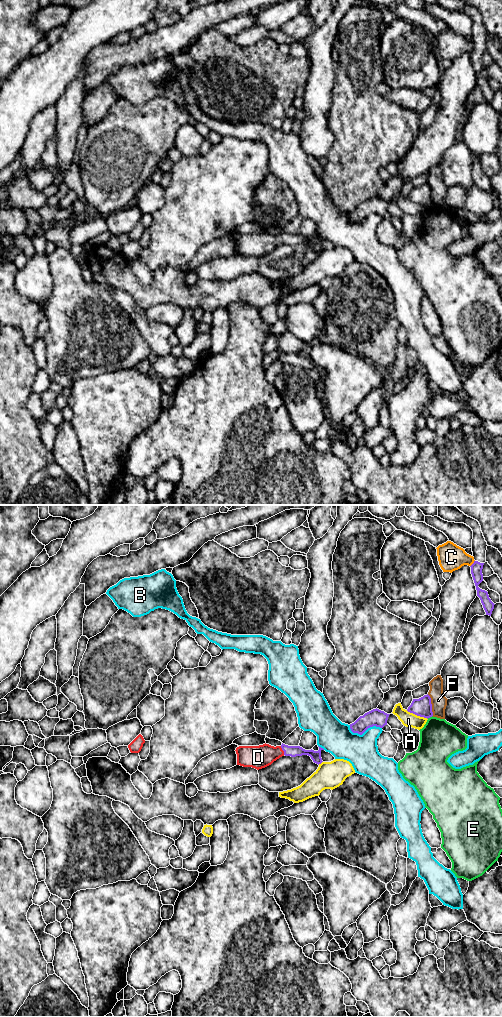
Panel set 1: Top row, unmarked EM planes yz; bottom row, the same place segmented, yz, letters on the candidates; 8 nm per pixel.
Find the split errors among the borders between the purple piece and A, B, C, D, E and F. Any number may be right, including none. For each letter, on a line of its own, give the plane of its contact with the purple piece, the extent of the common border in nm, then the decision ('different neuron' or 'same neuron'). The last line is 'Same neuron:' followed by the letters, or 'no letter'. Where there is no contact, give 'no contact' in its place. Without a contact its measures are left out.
A: contact in yz; length 190 nm; different neuron
B: contact in yz; length 260 nm; different neuron
C: contact in yz; length 70 nm; different neuron
D: contact in yz; length 80 nm; same neuron
E: contact in yz; length 50 nm; different neuron
F: contact in yz; length 180 nm; different neuron
Same neuron: D

